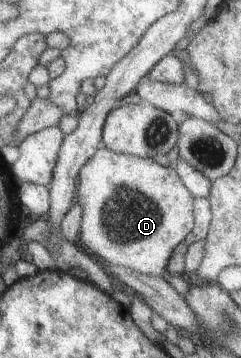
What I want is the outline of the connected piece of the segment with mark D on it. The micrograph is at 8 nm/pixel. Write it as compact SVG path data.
M105 146L79 170L76 198L83 210L79 234L81 248L94 258L104 258L110 264L148 276L162 277L174 248L193 232L195 225L195 196L190 194L173 166L164 167L153 158L115 153Z

